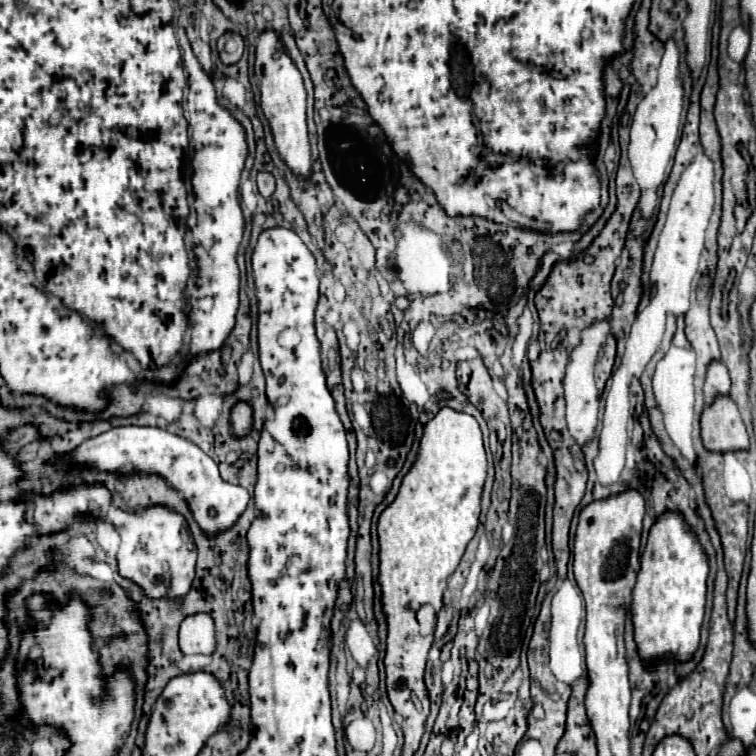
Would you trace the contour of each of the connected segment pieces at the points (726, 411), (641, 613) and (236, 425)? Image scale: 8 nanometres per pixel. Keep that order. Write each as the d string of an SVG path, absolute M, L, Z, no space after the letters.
M727 396L717 398L703 410L701 438L711 452L739 452L749 450L749 436L735 402Z
M663 512L649 530L641 570L633 588L633 624L641 656L665 656L689 660L699 646L699 632L705 616L709 560L691 524L681 512Z
M237 404L231 412L231 422L233 422L233 432L237 436L243 436L251 428L251 408L247 404Z

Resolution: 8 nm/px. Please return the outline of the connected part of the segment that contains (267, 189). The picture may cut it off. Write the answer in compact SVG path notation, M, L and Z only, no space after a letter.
M259 172L257 174L257 186L264 197L270 197L275 192L275 176L269 172Z

